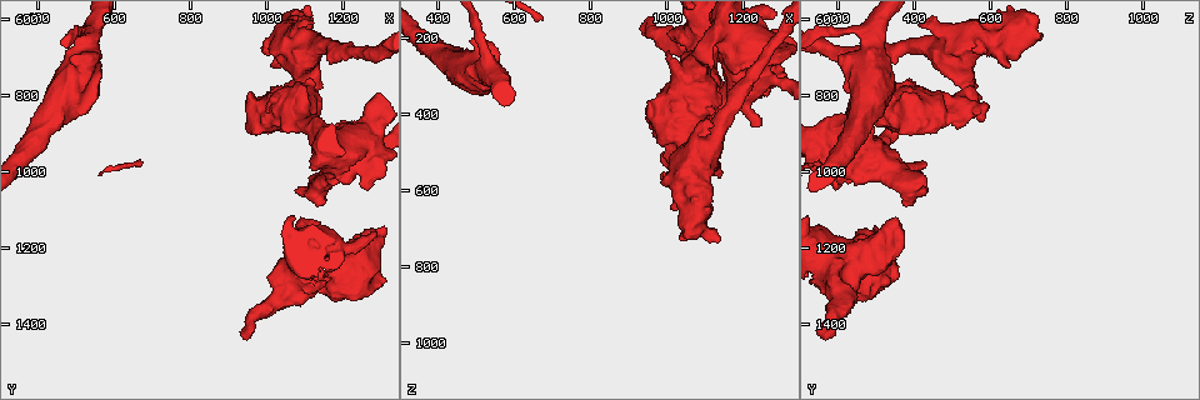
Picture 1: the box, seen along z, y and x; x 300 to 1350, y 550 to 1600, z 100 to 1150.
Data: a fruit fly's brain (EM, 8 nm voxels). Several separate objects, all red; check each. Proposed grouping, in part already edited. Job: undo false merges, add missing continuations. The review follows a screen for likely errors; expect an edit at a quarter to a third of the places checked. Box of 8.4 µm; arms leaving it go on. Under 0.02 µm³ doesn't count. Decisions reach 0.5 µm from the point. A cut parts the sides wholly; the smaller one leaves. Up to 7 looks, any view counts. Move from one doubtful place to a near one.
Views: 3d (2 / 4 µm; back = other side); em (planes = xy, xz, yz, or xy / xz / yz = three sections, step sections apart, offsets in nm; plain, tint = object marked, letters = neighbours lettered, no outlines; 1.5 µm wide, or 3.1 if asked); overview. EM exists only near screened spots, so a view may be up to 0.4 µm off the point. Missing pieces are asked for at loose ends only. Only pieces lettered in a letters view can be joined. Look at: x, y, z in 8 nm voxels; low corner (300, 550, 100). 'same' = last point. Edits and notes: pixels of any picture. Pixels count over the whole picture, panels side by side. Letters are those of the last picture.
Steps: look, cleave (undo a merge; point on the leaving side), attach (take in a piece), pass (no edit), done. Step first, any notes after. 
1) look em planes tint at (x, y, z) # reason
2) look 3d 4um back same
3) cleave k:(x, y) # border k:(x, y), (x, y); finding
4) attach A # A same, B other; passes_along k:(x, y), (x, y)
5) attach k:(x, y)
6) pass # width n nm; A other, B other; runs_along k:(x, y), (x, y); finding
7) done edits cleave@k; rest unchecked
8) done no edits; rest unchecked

look em planes letters at (1145, 670, 415) # thick turns thin

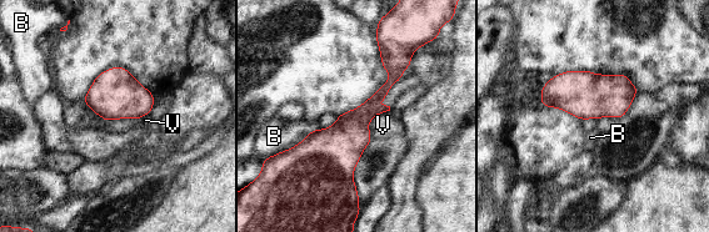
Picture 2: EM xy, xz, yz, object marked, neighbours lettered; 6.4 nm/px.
pass # B other, V other; runs_along 2:(384, 51), (393, 80), (345, 140), (351, 187); all the same cell

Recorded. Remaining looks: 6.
look 3d 4um at (1000, 855, 235)

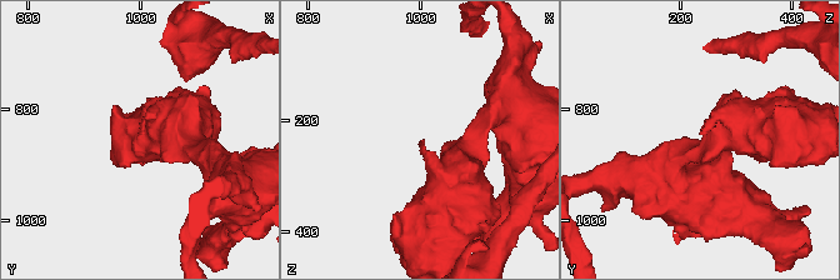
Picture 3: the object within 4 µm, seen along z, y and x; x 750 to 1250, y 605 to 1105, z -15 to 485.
look em planes letters at (1010, 850, 235)

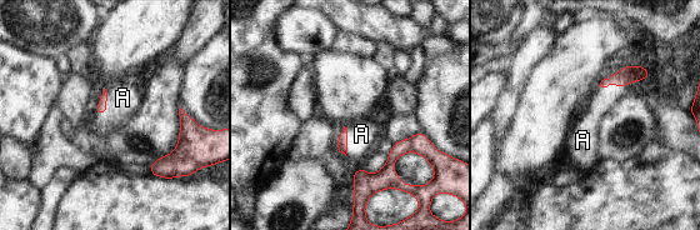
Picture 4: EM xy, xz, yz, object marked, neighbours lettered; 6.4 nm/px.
attach A # A same; passes_along 4:(101, 106), (105, 106), (123, 98); the cell continues

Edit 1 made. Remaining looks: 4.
look overview # redraw

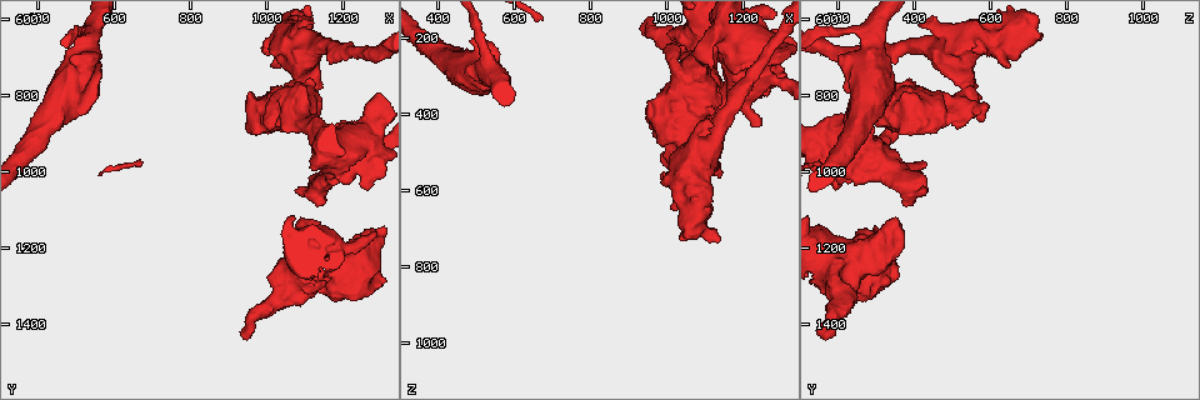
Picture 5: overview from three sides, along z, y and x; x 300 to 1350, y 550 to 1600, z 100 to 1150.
look 3d 4um back at (1090, 1130, 355) # stops while still wide

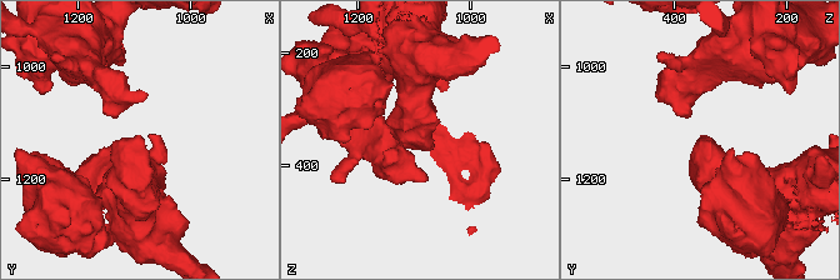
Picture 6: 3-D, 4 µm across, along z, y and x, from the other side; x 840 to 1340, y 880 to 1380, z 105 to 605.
look em planes plain at (1085, 1120, 355) # shape alone is not enough

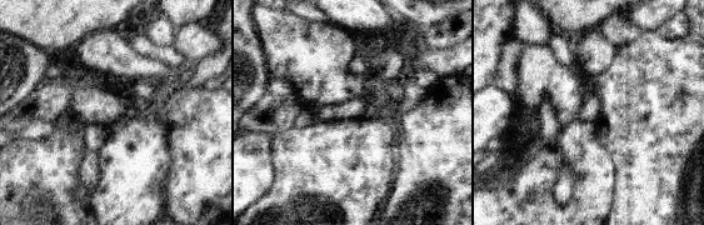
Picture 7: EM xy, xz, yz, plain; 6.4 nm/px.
look em planes letters same # what lies round it

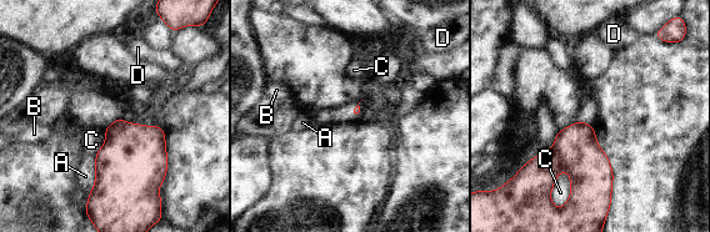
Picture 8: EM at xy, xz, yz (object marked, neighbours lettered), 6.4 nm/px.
pass # A other, B other, C other, D other; border 8:(561, 169), (570, 180), (569, 198); none of them fits

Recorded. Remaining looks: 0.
done edits attach@4; rest unchecked

